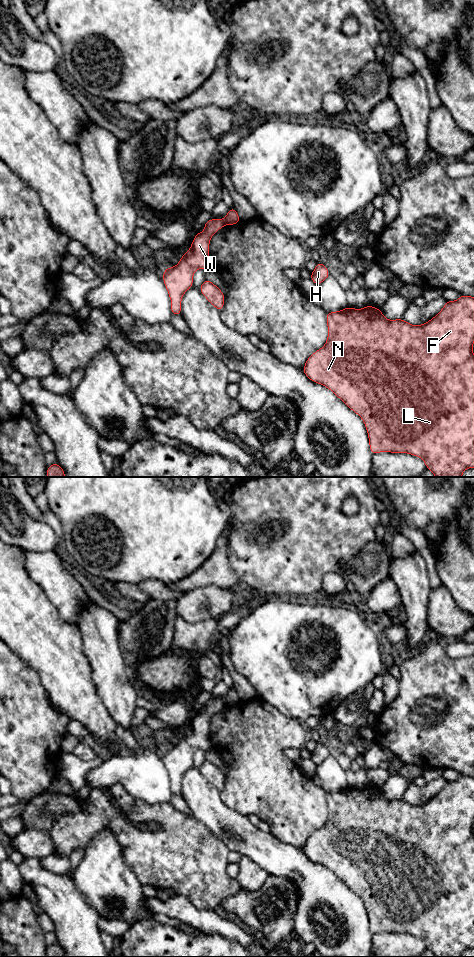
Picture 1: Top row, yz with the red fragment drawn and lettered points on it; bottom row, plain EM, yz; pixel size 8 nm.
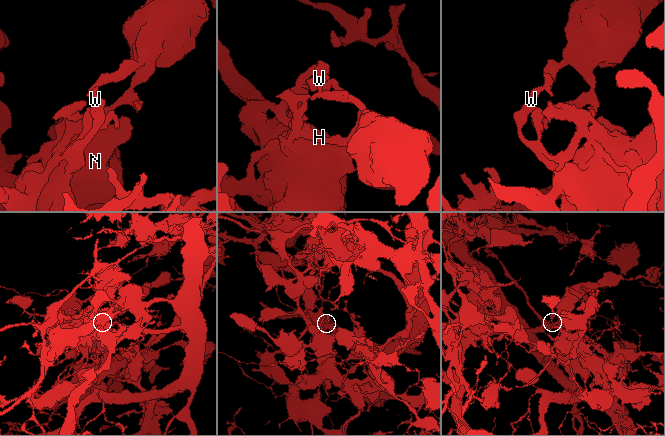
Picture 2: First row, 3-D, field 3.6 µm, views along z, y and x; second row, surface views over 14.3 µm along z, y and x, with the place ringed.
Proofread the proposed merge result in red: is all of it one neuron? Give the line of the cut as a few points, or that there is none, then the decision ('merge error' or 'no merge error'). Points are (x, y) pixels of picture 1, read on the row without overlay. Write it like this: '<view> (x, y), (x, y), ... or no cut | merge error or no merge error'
yz (223, 699), (225, 703) | merge error

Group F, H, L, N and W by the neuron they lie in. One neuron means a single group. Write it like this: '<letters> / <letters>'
F L N W / H

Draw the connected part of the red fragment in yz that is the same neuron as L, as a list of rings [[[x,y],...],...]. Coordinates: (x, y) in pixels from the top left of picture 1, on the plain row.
[[[461,775],[455,781],[446,781],[440,792],[421,805],[409,804],[404,799],[389,800],[381,789],[368,785],[361,789],[346,787],[343,790],[326,793],[328,817],[325,825],[315,831],[302,849],[311,861],[325,866],[341,879],[363,900],[369,926],[373,935],[380,932],[407,933],[423,939],[426,948],[435,957],[462,957],[463,951],[474,948],[474,777]]]

